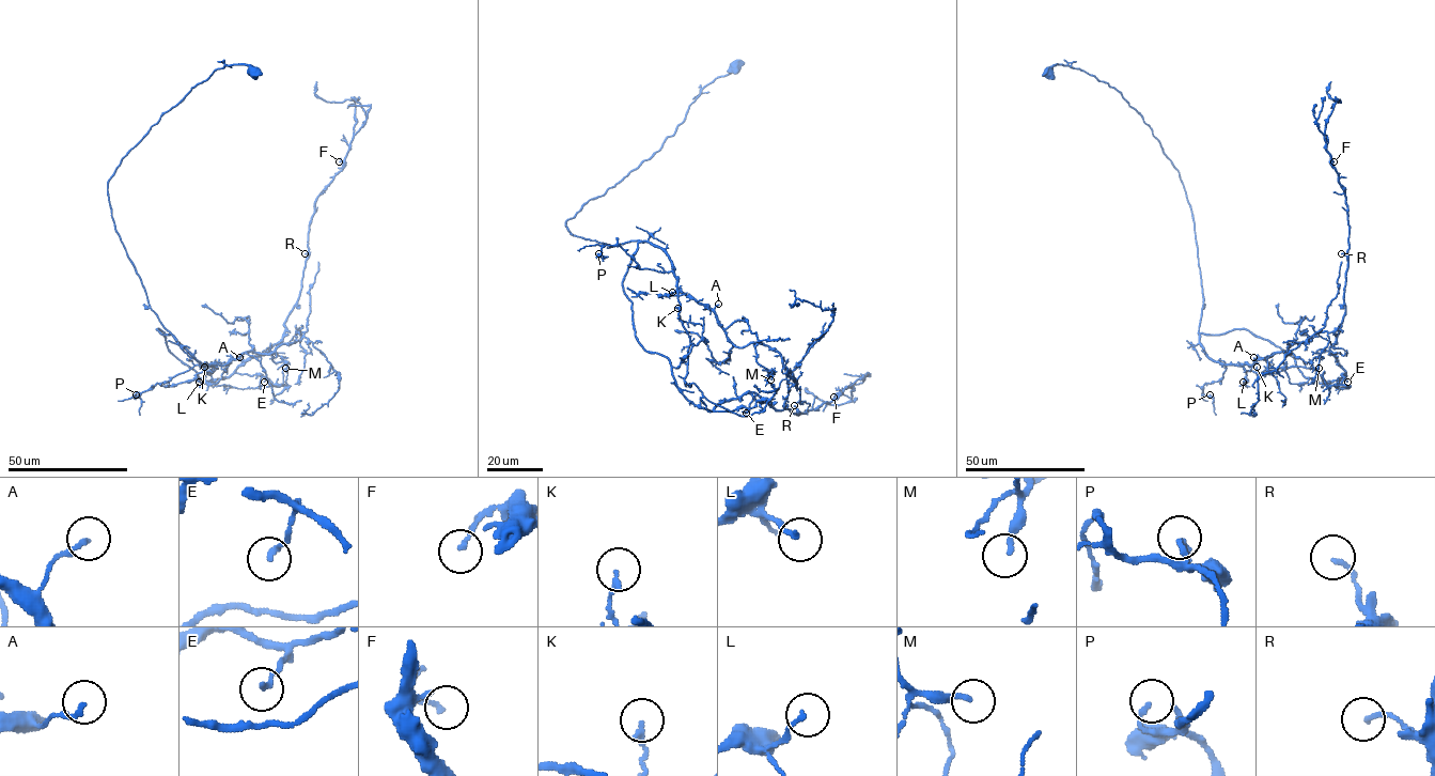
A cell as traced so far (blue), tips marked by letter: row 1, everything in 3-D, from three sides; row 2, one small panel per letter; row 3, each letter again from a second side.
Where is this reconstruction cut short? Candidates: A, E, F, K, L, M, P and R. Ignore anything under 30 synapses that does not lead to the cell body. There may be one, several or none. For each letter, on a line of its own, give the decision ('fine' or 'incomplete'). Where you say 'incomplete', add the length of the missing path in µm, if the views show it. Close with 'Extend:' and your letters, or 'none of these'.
A: fine
E: fine
F: fine
K: fine
L: fine
M: fine
P: fine
R: fine
Extend: none of these

